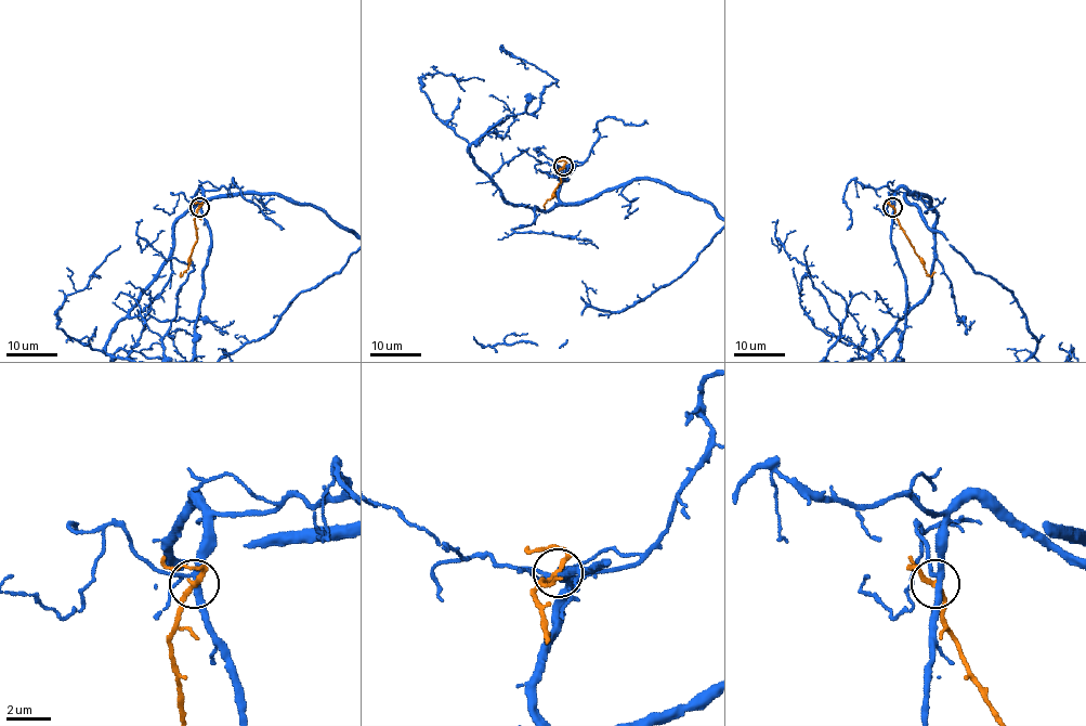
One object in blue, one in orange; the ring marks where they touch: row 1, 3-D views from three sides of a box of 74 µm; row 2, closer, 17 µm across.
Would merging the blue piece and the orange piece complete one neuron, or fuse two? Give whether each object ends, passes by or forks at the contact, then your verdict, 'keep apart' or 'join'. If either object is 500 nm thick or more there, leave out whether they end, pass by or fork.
blue forks | orange passes by | keep apart

